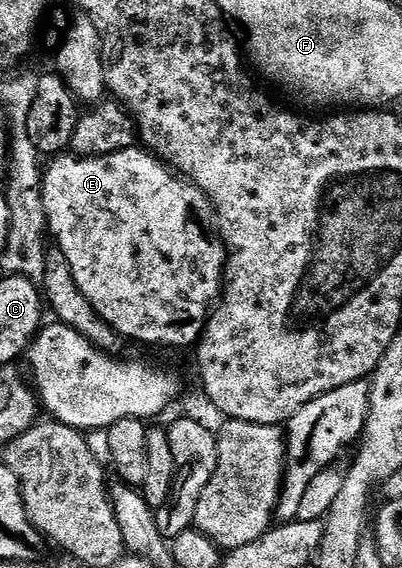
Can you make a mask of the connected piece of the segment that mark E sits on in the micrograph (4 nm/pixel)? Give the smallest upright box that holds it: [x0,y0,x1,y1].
[42,147,226,349]

